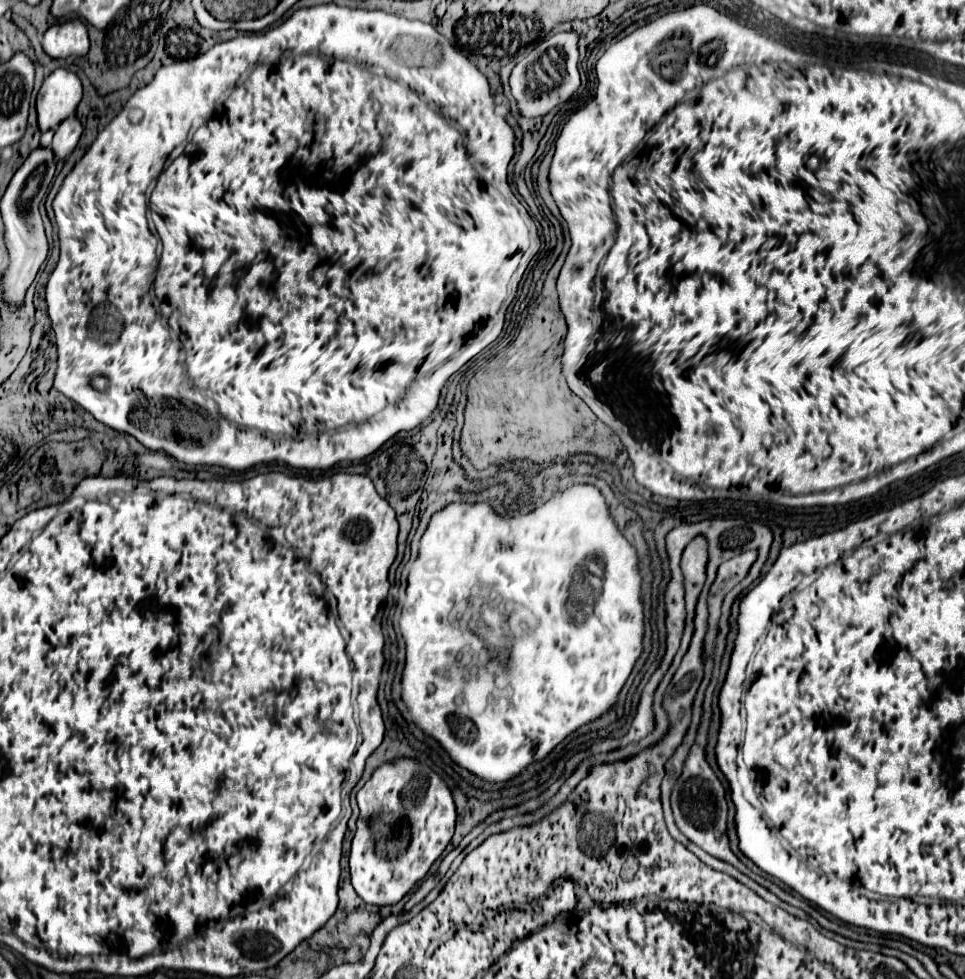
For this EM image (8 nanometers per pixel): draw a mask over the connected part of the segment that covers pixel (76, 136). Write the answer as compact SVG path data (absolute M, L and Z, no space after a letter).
M76 116L64 120L56 132L54 132L54 142L52 142L52 152L56 156L56 162L64 160L78 144L80 140L80 134L82 134L82 126L80 122L76 120Z

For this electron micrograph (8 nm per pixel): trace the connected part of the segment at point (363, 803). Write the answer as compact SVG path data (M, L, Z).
M394 760L376 768L372 778L356 794L360 818L350 852L350 880L356 894L372 906L392 906L400 902L418 882L424 880L430 866L446 850L456 822L452 794L444 780L428 766L414 760Z

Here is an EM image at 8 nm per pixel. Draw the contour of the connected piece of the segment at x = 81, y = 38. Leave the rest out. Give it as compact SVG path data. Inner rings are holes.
M58 22L50 26L42 38L44 52L50 58L68 58L68 56L86 56L90 40L86 26L82 22Z

